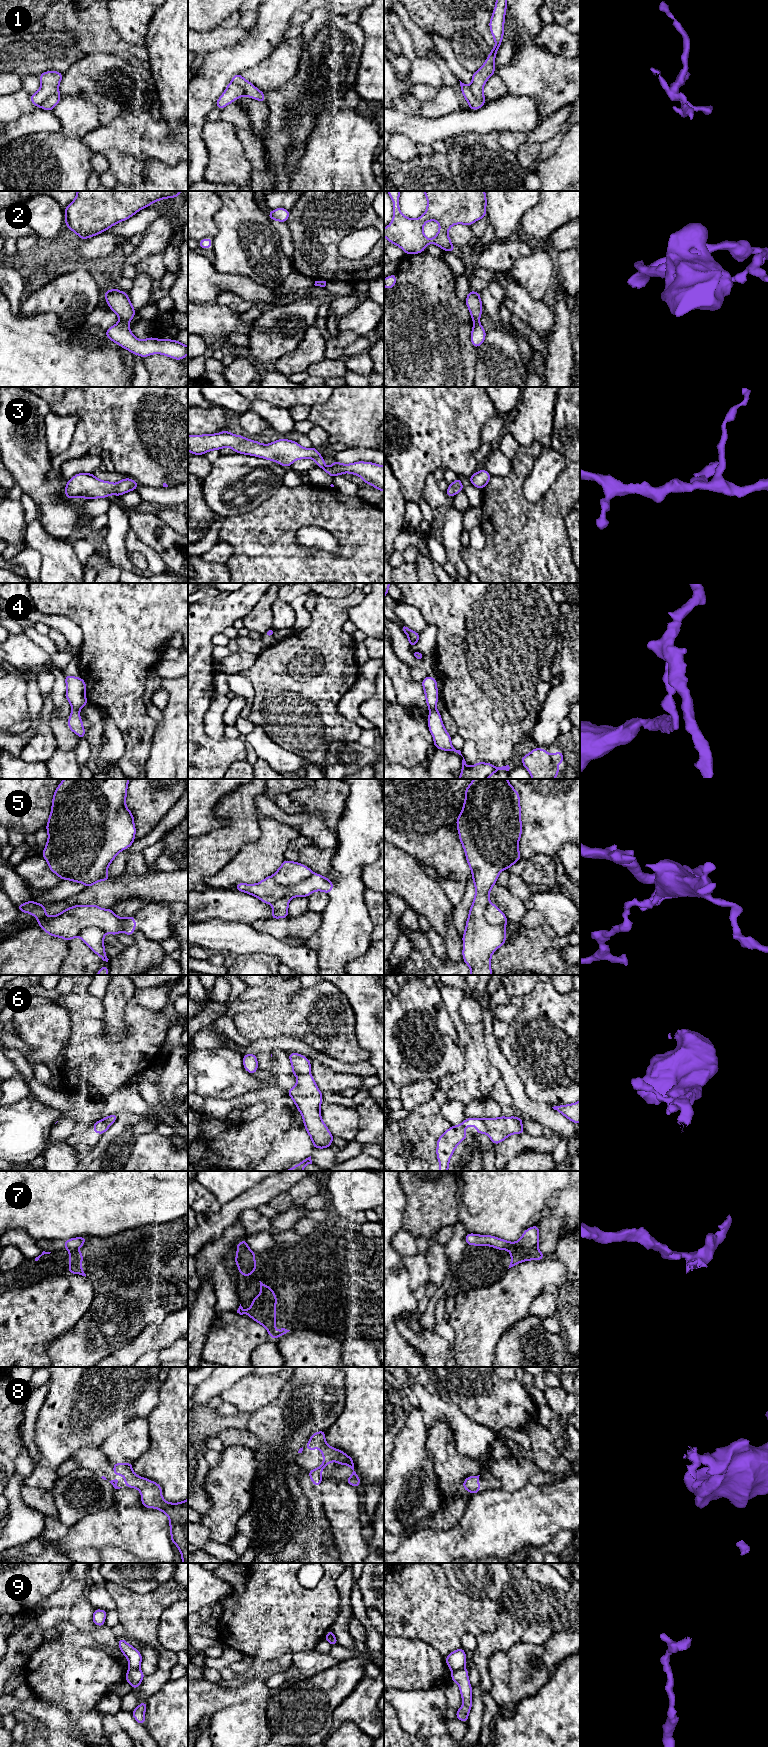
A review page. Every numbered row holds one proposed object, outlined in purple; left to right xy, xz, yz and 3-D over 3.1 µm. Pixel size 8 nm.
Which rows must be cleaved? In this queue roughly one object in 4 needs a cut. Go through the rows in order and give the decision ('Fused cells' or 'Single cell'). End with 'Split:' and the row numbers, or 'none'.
1: Single cell
2: Fused cells
3: Single cell
4: Fused cells
5: Fused cells
6: Single cell
7: Single cell
8: Single cell
9: Fused cells
Split: 2, 4, 5, 9

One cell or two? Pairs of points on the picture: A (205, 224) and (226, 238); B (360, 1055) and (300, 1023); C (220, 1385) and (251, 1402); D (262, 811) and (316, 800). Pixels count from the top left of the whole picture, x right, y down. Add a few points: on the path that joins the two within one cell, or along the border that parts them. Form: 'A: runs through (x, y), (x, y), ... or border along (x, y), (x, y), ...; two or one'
A: border along (219, 209), (214, 215), (217, 233), (212, 238); two
B: runs through (345, 1048), (339, 1042), (324, 1042), (315, 1036); one
C: border along (243, 1377), (219, 1395); two
D: border along (302, 812), (321, 815), (325, 818); two

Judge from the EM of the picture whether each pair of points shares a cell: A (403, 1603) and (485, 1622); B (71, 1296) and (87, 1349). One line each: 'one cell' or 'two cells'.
A: one cell
B: two cells

